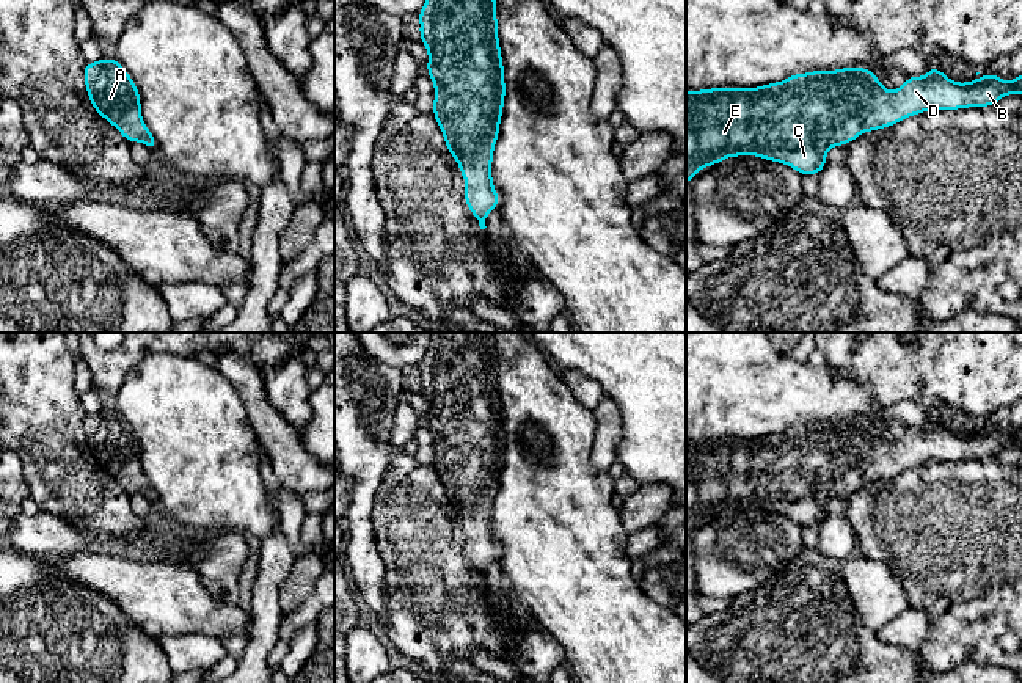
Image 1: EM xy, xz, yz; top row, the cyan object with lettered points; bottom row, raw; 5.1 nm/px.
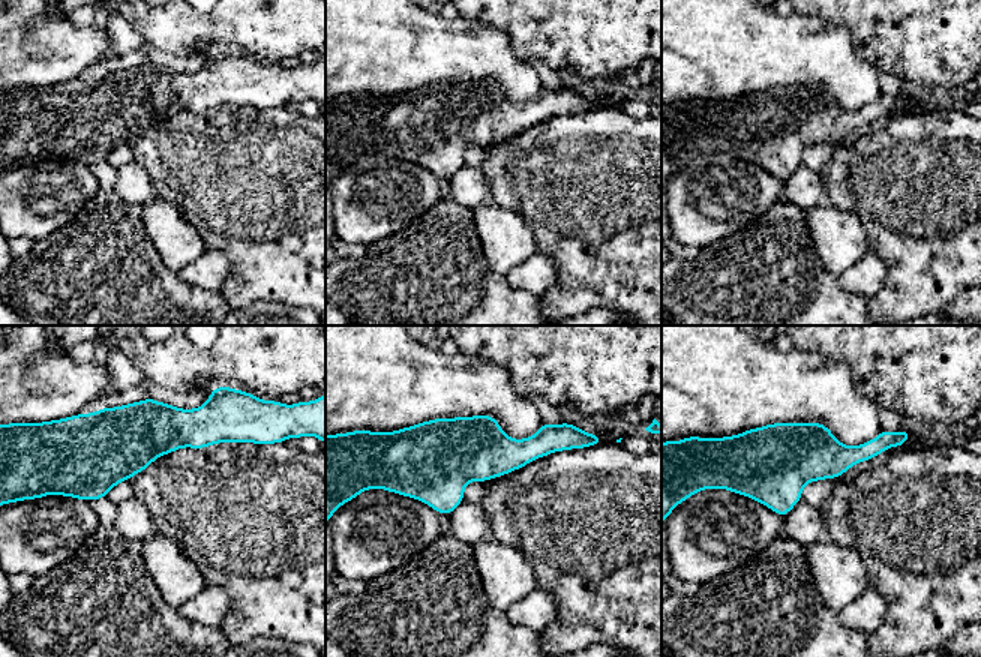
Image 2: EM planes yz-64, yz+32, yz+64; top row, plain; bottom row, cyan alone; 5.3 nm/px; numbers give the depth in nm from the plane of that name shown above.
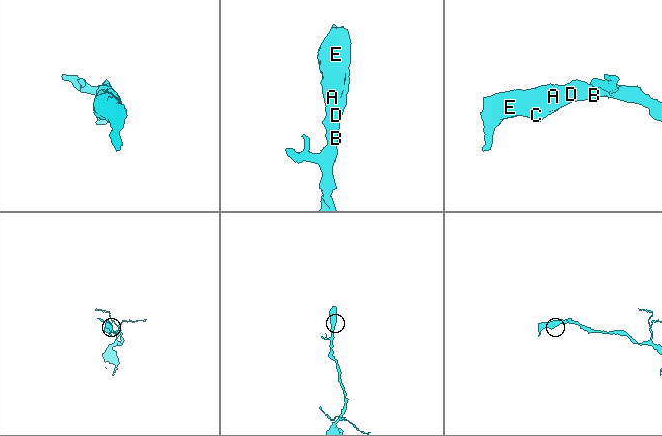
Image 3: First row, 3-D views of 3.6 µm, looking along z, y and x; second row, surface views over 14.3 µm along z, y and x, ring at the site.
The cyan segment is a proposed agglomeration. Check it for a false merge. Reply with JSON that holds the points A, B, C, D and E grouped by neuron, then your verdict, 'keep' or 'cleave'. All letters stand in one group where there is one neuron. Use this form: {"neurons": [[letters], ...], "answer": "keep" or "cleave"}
{"neurons": [["A", "B", "C", "D", "E"]], "answer": "keep"}

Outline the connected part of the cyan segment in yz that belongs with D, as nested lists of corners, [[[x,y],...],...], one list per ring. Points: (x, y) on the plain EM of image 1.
[[[931,418],[926,429],[907,427],[906,435],[893,443],[887,443],[868,419],[793,426],[757,440],[686,441],[686,535],[699,521],[738,507],[780,513],[802,528],[819,526],[832,498],[845,498],[863,484],[895,477],[928,462],[997,457],[1006,446],[1022,446],[1022,427],[1005,433],[992,424],[956,435]]]

